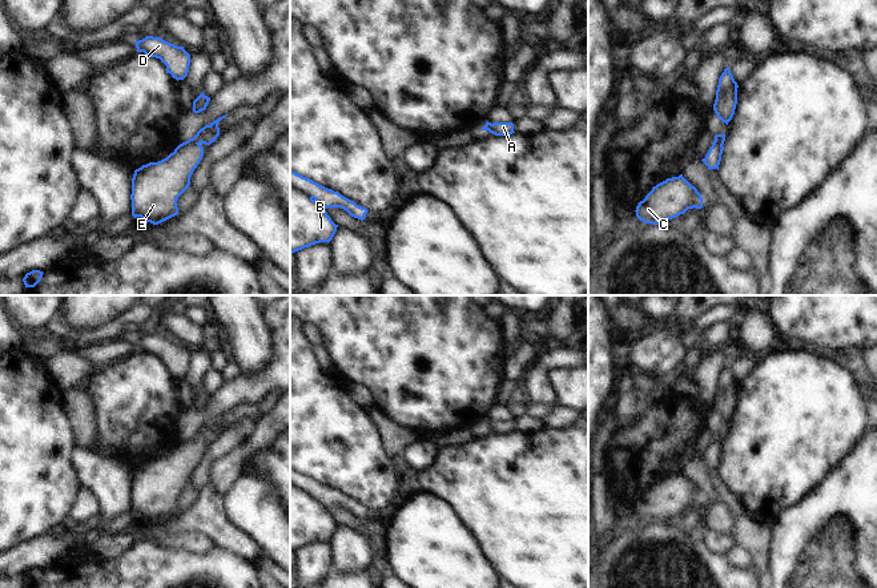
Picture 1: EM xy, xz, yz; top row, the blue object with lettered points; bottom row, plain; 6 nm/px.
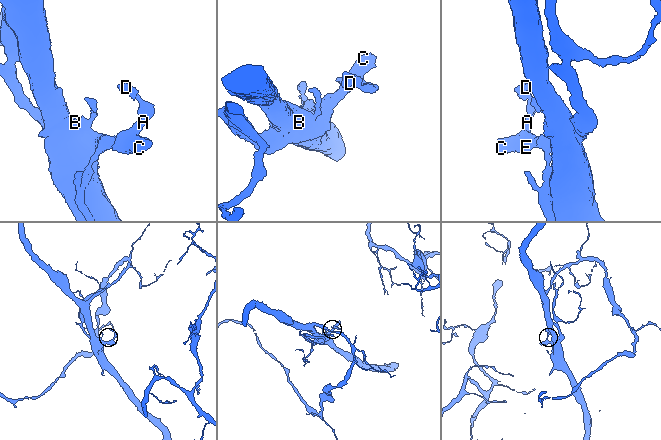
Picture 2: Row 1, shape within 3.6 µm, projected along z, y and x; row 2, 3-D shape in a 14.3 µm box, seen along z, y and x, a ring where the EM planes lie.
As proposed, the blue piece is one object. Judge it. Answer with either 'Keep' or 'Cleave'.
Keep

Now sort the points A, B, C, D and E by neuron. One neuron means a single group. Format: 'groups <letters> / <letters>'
groups A B C D E

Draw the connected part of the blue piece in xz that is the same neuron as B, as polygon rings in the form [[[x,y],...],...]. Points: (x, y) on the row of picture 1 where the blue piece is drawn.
[[[290,170],[290,255],[319,242],[330,242],[337,231],[327,208],[341,208],[351,217],[365,220],[367,209]]]

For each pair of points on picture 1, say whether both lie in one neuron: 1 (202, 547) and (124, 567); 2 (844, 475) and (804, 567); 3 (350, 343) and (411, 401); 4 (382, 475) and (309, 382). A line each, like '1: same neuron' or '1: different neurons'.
1: different neurons
2: same neuron
3: same neuron
4: same neuron

